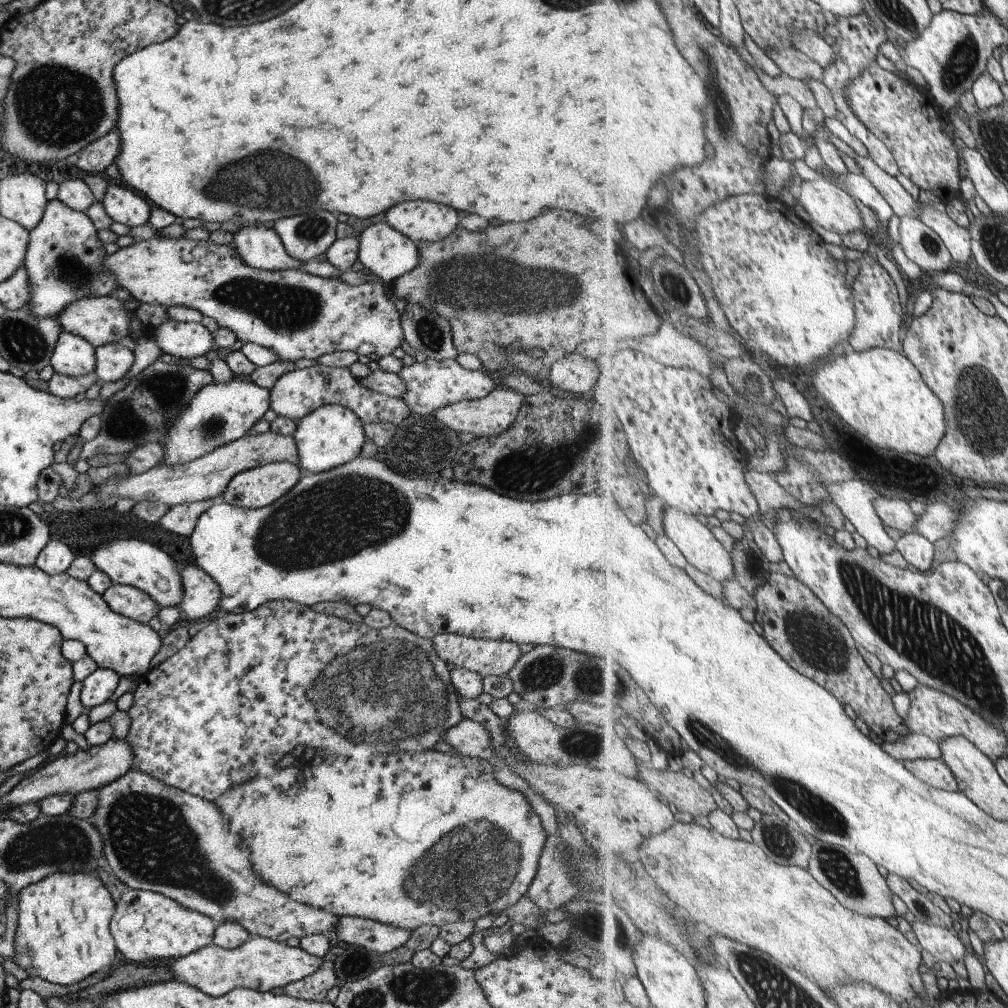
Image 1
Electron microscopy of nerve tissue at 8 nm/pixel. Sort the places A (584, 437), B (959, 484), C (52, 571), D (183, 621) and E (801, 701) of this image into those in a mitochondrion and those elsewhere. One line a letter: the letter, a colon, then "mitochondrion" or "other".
A: mitochondrion
B: other
C: other
D: other
E: other

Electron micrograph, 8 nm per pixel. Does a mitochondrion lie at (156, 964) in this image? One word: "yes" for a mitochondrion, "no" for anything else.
no

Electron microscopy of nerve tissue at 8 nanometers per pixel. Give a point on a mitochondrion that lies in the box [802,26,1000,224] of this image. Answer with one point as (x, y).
(956, 67)

